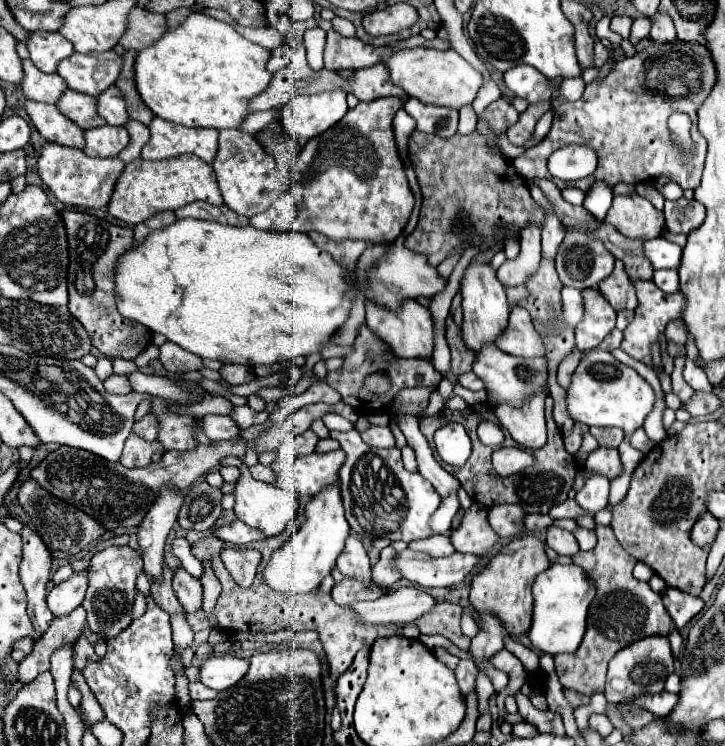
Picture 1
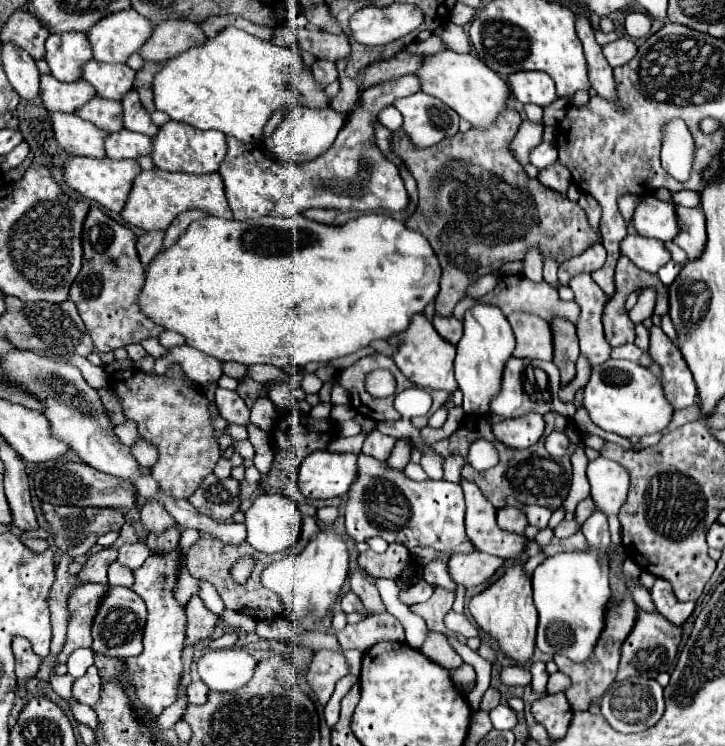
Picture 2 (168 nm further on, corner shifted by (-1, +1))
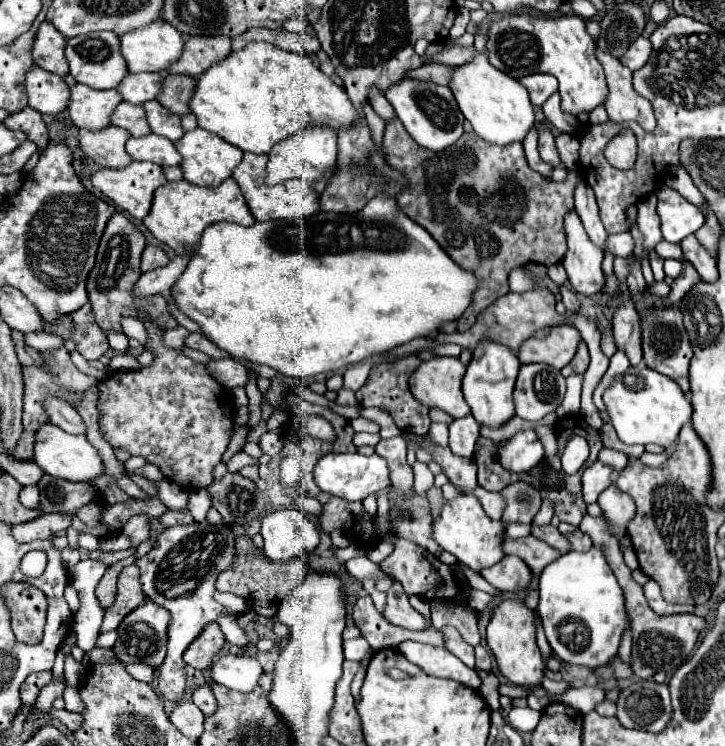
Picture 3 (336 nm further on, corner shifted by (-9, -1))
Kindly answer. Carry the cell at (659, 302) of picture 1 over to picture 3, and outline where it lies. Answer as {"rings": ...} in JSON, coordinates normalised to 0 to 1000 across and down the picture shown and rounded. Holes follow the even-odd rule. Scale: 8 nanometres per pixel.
{"rings":[[[850,471],[850,473],[844,476],[844,481],[841,481],[841,492],[839,492],[839,497],[833,500],[830,511],[825,513],[825,519],[822,519],[822,524],[819,524],[819,540],[822,540],[822,546],[825,546],[828,551],[836,551],[836,543],[833,543],[833,538],[830,538],[833,524],[847,513],[847,508],[850,508],[852,503],[863,500],[866,492],[869,492],[866,479],[863,479],[858,471]]]}

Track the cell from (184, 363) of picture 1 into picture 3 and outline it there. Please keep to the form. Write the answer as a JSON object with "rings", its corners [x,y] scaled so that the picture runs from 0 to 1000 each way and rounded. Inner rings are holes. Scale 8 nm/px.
{"rings":[[[303,481],[303,484],[290,484],[287,487],[287,500],[292,500],[303,516],[309,516],[312,521],[323,521],[323,519],[337,519],[342,513],[342,495],[323,481]]]}

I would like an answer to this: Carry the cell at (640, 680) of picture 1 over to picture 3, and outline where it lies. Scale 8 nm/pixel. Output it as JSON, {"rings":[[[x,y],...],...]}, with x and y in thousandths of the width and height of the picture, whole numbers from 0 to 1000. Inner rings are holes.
{"rings":[[[806,690],[803,701],[800,701],[800,712],[808,712],[817,723],[819,731],[830,733],[830,739],[836,739],[836,752],[841,757],[841,763],[847,765],[861,800],[863,800],[863,816],[872,832],[872,899],[874,905],[880,905],[883,910],[897,910],[905,899],[932,899],[941,889],[946,889],[954,881],[954,870],[968,849],[968,843],[974,840],[974,827],[963,827],[957,822],[943,822],[943,824],[924,824],[924,827],[913,827],[905,824],[894,811],[891,811],[891,800],[886,795],[886,787],[869,773],[869,763],[863,760],[861,749],[858,749],[858,736],[852,723],[847,720],[847,714],[841,712],[839,701],[833,693],[817,693],[817,690]]]}

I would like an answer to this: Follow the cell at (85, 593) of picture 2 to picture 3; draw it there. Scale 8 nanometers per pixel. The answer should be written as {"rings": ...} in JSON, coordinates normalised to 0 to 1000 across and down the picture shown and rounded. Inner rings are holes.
{"rings":[[[188,757],[171,760],[163,771],[160,808],[152,816],[146,816],[138,849],[160,843],[166,838],[168,827],[174,827],[174,822],[185,819],[190,811],[196,811],[196,806],[204,806],[204,800],[199,800],[199,795],[196,795],[196,787],[190,779],[190,760]]]}

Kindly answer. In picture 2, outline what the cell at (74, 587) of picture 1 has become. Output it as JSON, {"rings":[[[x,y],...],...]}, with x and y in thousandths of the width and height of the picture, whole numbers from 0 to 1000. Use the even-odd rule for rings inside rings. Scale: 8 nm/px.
{"rings":[[[149,733],[127,747],[121,747],[121,752],[116,755],[113,765],[105,771],[108,782],[105,784],[119,784],[119,782],[141,782],[141,784],[149,784],[149,760],[152,755],[160,752],[160,744],[163,744],[163,736],[160,733]]]}

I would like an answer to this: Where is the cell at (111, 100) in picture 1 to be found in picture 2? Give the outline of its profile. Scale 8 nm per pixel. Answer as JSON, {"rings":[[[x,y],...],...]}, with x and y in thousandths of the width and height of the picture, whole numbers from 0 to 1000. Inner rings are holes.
{"rings":[[[185,119],[177,122],[166,138],[168,138],[168,165],[177,176],[190,176],[207,184],[218,176],[218,170],[207,162],[207,154],[193,141],[190,125]]]}

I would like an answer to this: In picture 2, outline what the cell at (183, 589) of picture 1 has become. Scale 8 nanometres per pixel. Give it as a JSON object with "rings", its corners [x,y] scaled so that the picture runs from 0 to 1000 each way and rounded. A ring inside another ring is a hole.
{"rings":[[[265,798],[259,806],[257,830],[259,830],[257,862],[265,862],[265,865],[281,859],[301,835],[301,827],[281,811],[281,806],[273,798]]]}

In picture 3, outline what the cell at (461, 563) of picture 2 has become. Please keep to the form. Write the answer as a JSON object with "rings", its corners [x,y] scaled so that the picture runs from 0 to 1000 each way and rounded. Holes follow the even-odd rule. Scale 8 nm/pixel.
{"rings":[[[698,744],[690,755],[679,757],[676,763],[665,763],[662,771],[681,784],[690,792],[698,795],[717,795],[723,790],[728,790],[731,779],[734,779],[734,768],[728,763],[728,757],[709,747],[709,744]]]}

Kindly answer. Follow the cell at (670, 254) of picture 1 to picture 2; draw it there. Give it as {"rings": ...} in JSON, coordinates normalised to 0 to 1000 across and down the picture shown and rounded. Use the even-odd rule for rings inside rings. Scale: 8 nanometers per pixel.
{"rings":[[[883,315],[861,318],[861,323],[855,326],[855,336],[866,347],[872,347],[874,355],[880,355],[883,361],[894,366],[905,366],[908,358],[919,355],[927,347],[924,336],[916,331],[913,323],[891,320]]]}

